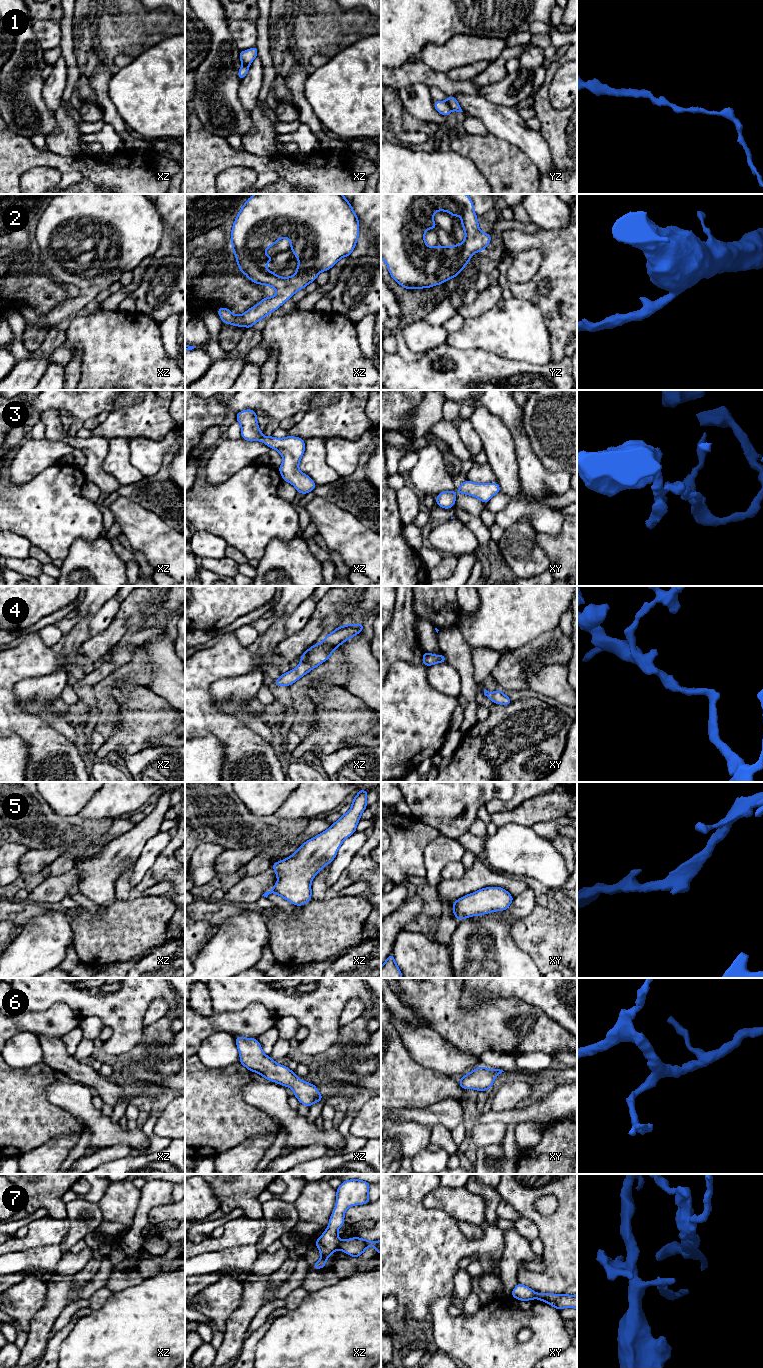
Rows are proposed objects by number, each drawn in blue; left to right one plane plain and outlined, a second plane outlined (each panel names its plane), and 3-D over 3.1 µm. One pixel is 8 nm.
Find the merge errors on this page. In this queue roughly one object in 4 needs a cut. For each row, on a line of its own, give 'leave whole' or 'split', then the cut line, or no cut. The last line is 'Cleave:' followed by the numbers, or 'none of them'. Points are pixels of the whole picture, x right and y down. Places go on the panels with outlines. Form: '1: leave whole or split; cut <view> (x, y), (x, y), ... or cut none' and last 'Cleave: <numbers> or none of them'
1: split; cut yz (445, 101), (451, 109)
2: leave whole; cut none
3: leave whole; cut none
4: leave whole; cut none
5: leave whole; cut none
6: leave whole; cut none
7: split; cut xz (341, 1241), (338, 1248)
Cleave: 1, 7

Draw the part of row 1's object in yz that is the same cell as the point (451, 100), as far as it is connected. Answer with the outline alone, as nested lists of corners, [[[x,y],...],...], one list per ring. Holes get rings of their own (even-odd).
[[[448,96],[446,102],[449,104],[451,110],[456,112],[463,112],[457,99],[454,96]]]

